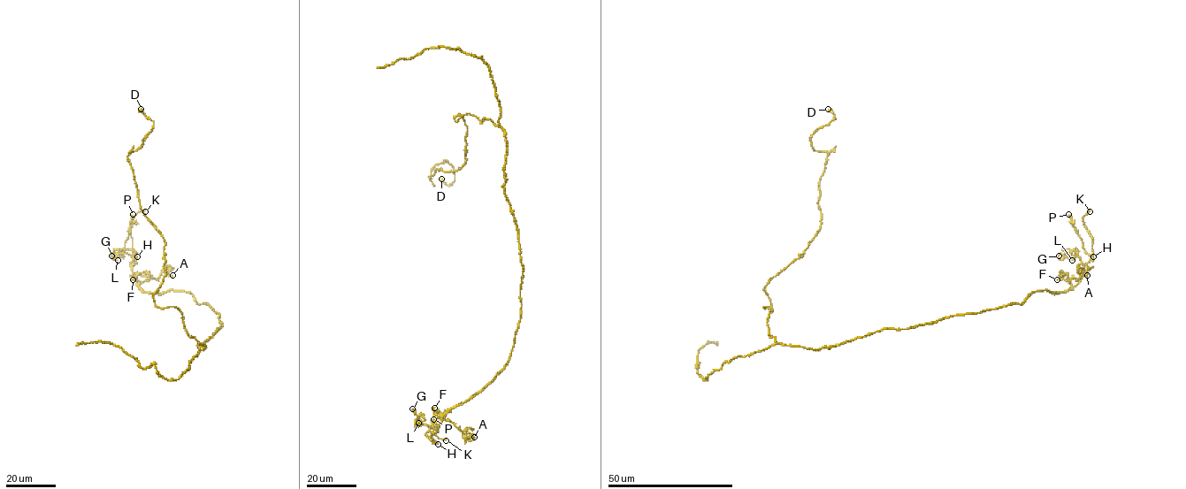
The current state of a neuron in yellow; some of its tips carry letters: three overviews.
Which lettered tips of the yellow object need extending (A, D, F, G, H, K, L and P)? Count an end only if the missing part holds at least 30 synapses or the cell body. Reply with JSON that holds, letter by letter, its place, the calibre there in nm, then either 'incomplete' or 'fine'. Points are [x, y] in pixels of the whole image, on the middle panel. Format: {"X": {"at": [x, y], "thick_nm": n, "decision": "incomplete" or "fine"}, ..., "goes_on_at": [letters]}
{"A": {"at": [474, 437], "thick_nm": 260, "decision": "fine"}, "D": {"at": [441, 179], "thick_nm": 340, "decision": "fine"}, "F": {"at": [434, 408], "thick_nm": 140, "decision": "fine"}, "G": {"at": [412, 408], "thick_nm": 150, "decision": "fine"}, "H": {"at": [438, 444], "thick_nm": 120, "decision": "fine"}, "K": {"at": [446, 440], "thick_nm": 260, "decision": "incomplete"}, "L": {"at": [418, 423], "thick_nm": 160, "decision": "fine"}, "P": {"at": [433, 419], "thick_nm": 160, "decision": "fine"}, "goes_on_at": ["K"]}

